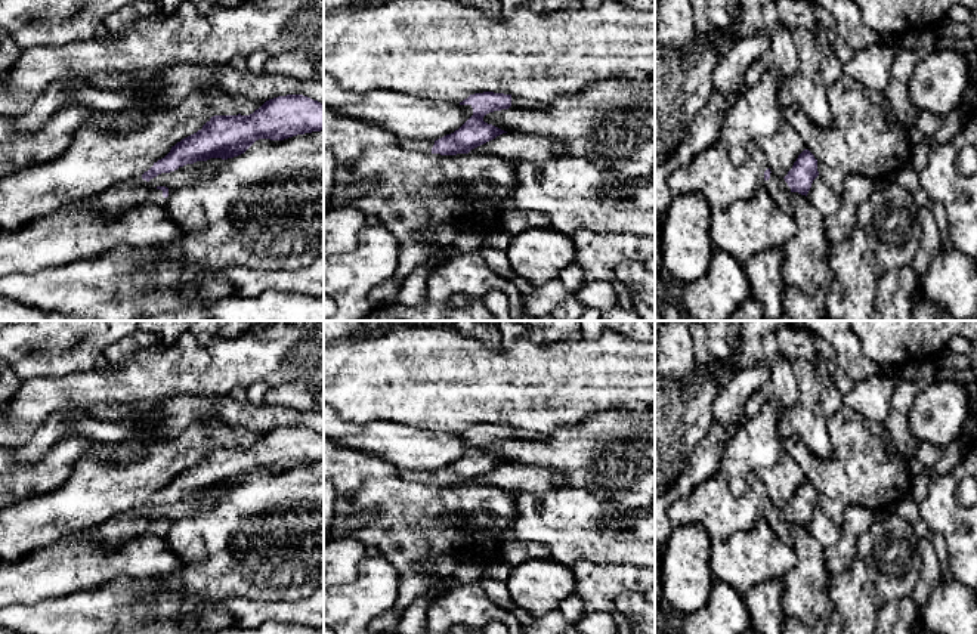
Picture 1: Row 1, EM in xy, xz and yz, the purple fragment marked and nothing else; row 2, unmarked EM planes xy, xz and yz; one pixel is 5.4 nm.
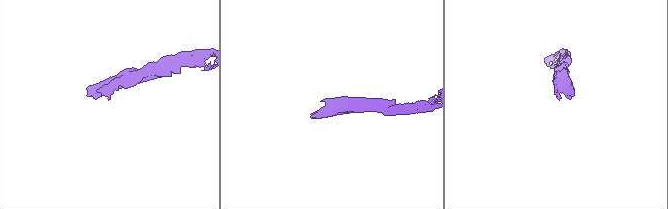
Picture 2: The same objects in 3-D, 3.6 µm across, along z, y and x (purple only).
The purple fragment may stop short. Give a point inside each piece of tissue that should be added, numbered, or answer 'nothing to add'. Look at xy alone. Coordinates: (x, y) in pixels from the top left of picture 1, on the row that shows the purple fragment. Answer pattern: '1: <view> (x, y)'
1: xy (127, 194)

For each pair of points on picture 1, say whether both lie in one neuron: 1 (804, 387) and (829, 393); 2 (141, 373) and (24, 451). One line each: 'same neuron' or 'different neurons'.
1: different neurons
2: different neurons

